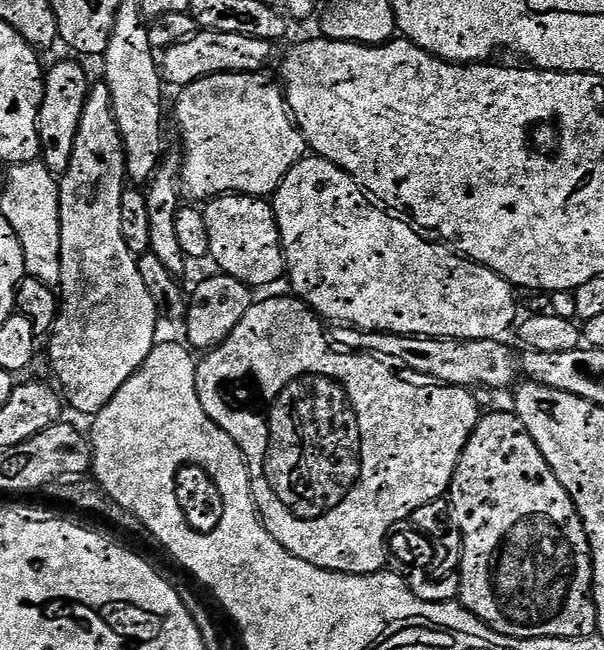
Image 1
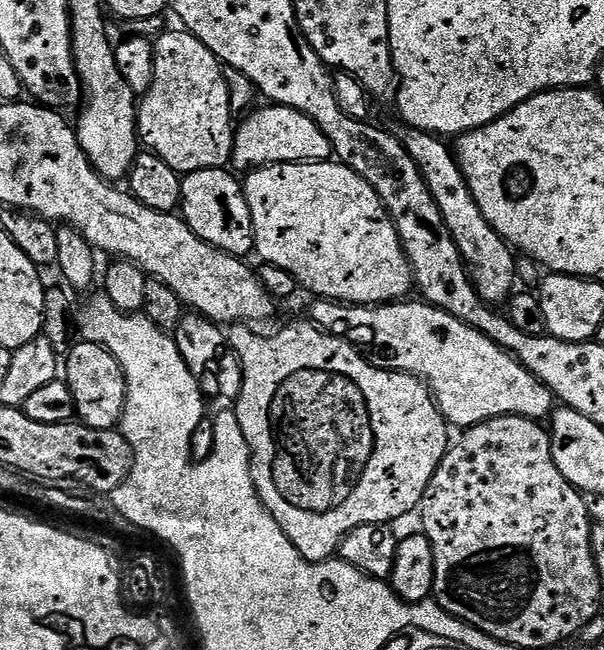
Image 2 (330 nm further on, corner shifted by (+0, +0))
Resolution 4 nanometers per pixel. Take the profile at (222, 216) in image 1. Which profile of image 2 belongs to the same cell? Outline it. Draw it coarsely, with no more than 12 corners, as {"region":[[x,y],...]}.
{"region":[[227,167],[187,173],[178,212],[202,242],[248,258],[244,185]]}

